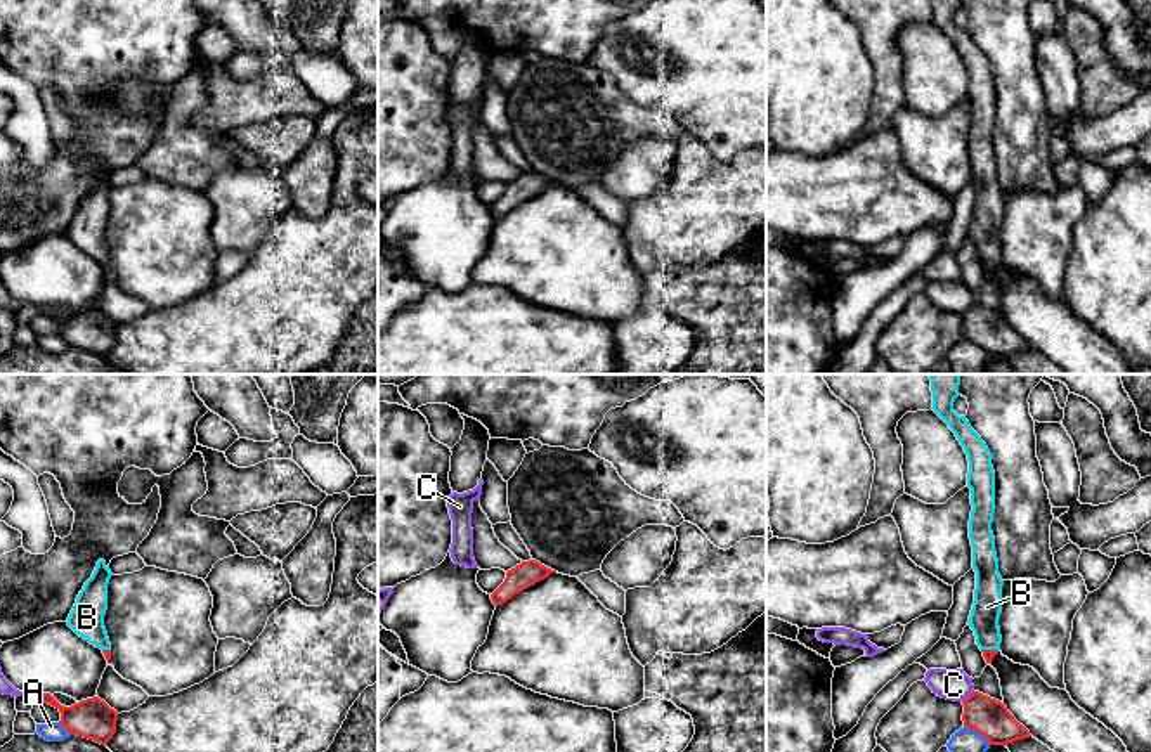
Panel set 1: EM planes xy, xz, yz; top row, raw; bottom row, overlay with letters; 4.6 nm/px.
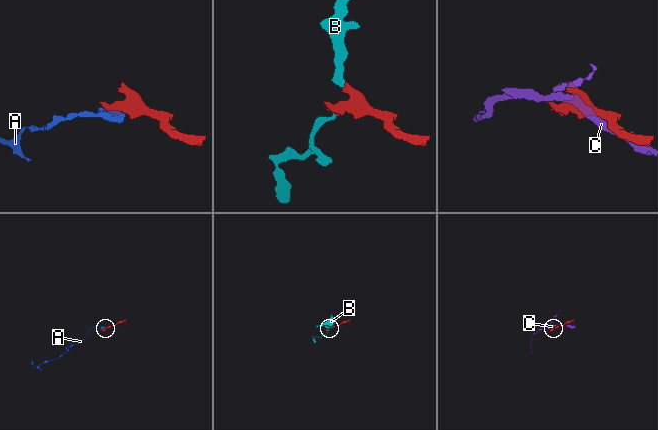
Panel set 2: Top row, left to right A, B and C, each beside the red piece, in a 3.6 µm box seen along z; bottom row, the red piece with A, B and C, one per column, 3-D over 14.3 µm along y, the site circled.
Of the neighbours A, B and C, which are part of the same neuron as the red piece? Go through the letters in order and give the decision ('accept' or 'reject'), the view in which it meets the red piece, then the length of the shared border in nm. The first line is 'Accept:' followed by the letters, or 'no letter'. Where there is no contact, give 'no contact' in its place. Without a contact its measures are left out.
Accept: B
A: reject | yz | 160 nm
B: accept | yz | 80 nm
C: reject | yz | 80 nm

